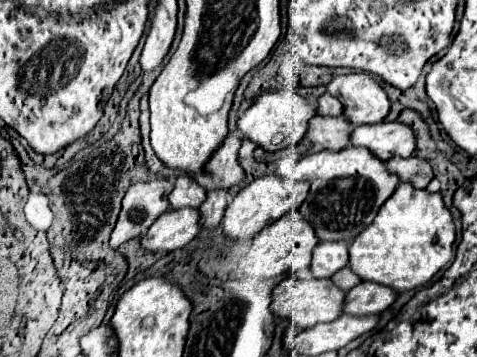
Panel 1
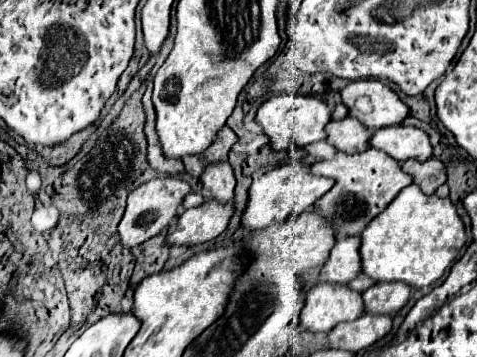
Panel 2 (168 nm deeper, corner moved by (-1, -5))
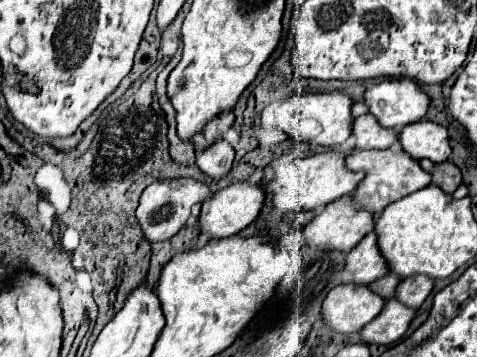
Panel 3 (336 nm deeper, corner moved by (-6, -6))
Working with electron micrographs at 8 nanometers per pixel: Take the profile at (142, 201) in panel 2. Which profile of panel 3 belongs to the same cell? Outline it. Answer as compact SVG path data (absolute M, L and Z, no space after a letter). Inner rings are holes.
M190 177L172 179L172 181L156 181L148 185L144 193L140 195L140 203L136 209L136 219L140 223L140 229L144 231L144 239L148 239L148 243L156 243L176 235L184 227L186 219L190 217L190 207L194 203L202 203L208 193L210 193L208 185Z

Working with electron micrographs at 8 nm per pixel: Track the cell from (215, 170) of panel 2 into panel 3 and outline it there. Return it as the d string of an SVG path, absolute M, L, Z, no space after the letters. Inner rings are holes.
M224 139L216 141L212 147L208 147L196 157L196 165L200 167L200 171L210 175L212 179L222 179L224 175L228 175L232 169L232 161L234 149Z

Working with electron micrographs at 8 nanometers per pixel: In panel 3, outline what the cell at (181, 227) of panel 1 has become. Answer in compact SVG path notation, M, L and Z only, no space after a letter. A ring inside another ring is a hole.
M234 183L202 203L198 227L212 239L232 237L256 219L262 201L264 191L258 185Z

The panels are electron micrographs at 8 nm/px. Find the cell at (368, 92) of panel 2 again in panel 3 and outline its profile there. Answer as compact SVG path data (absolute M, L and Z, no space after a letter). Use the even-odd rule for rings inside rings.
M382 81L364 91L364 103L382 127L402 129L426 115L430 97L414 81Z

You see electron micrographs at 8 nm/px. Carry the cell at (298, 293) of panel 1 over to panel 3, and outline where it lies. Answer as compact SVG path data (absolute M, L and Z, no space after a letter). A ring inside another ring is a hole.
M336 285L322 303L322 319L336 333L356 333L384 307L384 299L366 285Z

